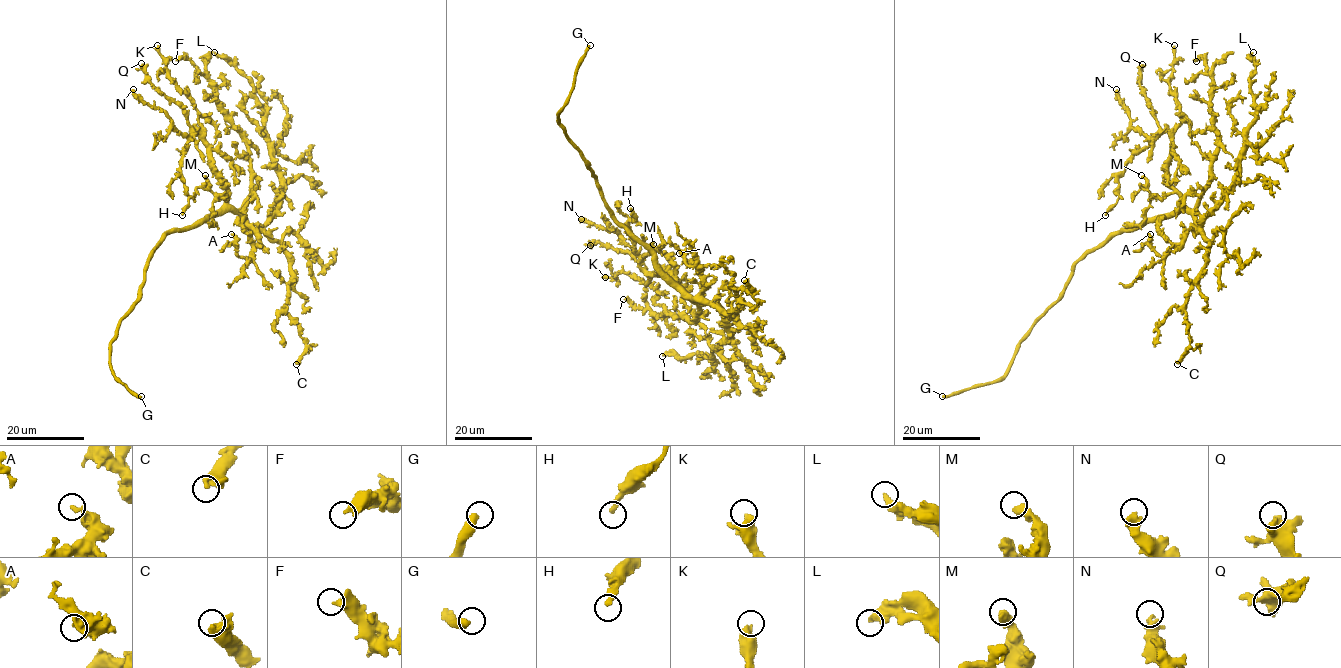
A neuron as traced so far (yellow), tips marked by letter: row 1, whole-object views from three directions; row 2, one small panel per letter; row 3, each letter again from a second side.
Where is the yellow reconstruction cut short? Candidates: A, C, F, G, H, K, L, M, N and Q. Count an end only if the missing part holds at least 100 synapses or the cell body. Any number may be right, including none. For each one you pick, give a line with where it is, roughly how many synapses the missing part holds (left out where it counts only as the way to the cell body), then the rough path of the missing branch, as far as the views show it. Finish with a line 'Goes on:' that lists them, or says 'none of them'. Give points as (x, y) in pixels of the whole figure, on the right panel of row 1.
G: at (942, 396)
Goes on: G

